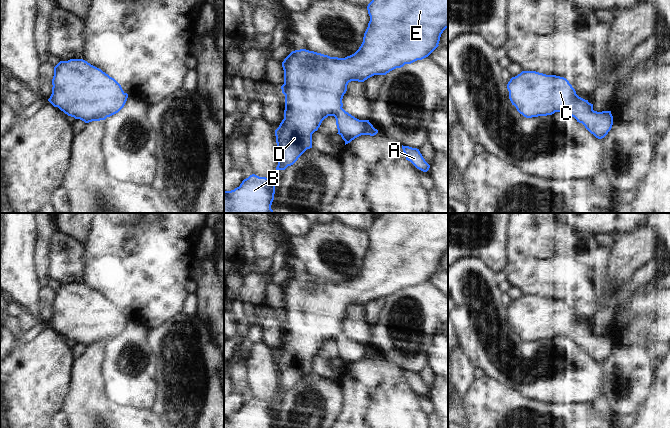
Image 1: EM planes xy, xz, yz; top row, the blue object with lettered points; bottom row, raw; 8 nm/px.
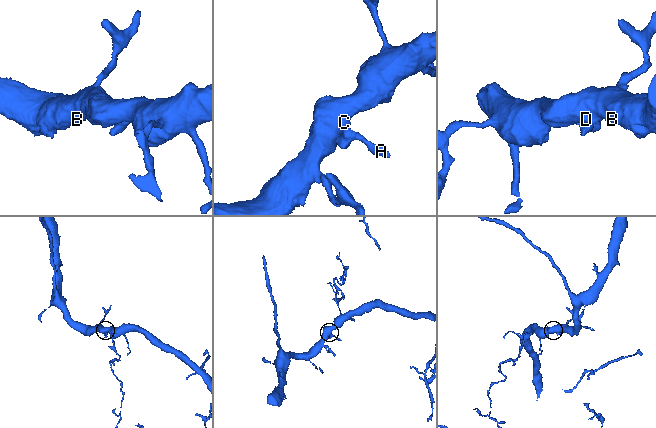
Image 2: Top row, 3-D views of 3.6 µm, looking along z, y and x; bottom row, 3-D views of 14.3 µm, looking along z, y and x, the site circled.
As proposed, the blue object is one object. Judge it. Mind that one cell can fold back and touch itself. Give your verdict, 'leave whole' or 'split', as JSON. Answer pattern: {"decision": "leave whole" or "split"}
{"decision": "leave whole"}

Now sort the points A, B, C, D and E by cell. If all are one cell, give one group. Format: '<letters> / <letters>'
A B C D E

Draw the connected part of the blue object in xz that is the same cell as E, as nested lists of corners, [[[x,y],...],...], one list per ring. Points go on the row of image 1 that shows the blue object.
[[[372,0],[367,6],[368,14],[370,16],[370,21],[368,27],[364,33],[363,42],[359,49],[352,55],[345,58],[330,57],[321,53],[314,51],[309,51],[306,49],[300,49],[292,51],[282,62],[282,67],[284,70],[284,84],[281,86],[282,93],[285,95],[285,110],[284,119],[280,123],[279,127],[275,130],[277,152],[278,152],[278,165],[277,170],[285,170],[288,166],[293,165],[298,158],[307,150],[312,148],[312,134],[318,130],[322,121],[328,116],[334,116],[336,119],[336,125],[338,133],[342,139],[345,141],[345,145],[350,143],[355,138],[361,135],[374,136],[378,133],[378,130],[373,127],[369,120],[359,120],[346,112],[342,107],[342,99],[347,91],[347,85],[351,81],[364,82],[368,78],[374,75],[386,75],[390,71],[401,68],[405,64],[411,64],[417,60],[422,60],[428,57],[439,45],[440,37],[443,31],[448,28],[448,0]]]

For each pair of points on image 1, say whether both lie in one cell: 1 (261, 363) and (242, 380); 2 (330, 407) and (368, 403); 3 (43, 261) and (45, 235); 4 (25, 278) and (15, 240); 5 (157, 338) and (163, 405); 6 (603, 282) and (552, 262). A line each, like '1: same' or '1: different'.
1: different
2: different
3: same
4: same
5: same
6: same

